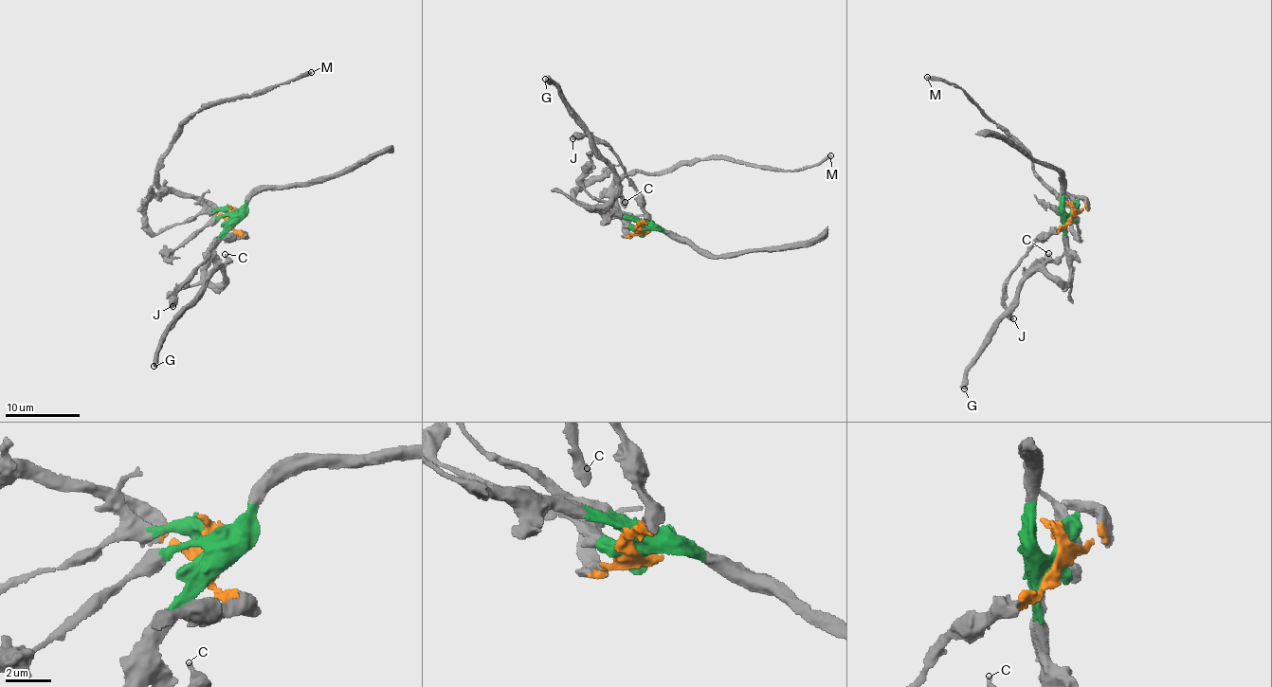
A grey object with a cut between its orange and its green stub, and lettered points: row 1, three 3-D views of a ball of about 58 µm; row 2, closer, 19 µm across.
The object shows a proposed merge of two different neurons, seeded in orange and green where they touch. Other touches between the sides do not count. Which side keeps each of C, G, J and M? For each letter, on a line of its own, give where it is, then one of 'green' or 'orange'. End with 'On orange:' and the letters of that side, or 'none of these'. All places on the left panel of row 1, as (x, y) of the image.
C: at (225, 254); green
G: at (154, 366); green
J: at (172, 306); orange
M: at (311, 72); orange
On orange: J, M

